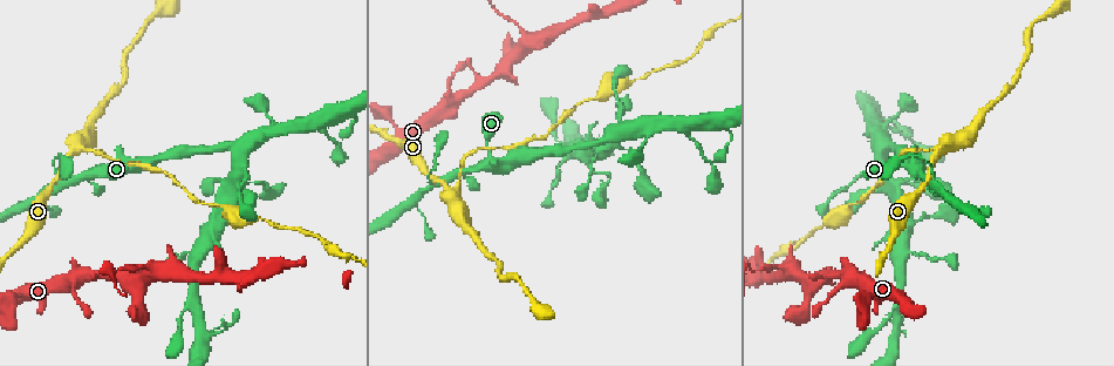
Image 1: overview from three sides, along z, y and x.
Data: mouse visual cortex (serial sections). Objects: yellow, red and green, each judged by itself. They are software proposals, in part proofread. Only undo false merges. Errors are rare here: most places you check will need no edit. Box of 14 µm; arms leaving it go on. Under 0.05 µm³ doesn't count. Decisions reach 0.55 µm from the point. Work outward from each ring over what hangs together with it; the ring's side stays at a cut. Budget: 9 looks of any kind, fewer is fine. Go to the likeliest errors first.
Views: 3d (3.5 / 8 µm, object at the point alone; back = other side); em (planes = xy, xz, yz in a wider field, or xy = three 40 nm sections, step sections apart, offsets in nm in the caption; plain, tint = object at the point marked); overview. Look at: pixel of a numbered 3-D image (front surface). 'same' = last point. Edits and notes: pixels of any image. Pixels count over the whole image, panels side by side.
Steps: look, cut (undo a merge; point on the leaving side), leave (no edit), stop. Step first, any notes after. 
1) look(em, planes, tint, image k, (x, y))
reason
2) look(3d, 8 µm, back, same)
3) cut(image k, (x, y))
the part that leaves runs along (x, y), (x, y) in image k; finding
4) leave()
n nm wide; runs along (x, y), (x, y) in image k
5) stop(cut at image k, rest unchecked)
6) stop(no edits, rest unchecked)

look(3d, 3.5 µm, image 1, (945, 149))
sharp bend

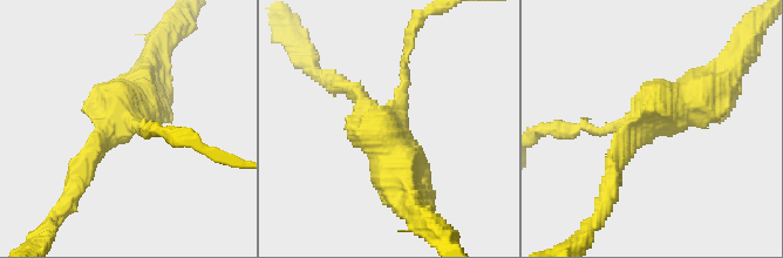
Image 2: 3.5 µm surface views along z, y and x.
look(em, xy, step 2, tint, image 2, (382, 120))
3 arms; arms of 100, 250, 500 nm; now the EM

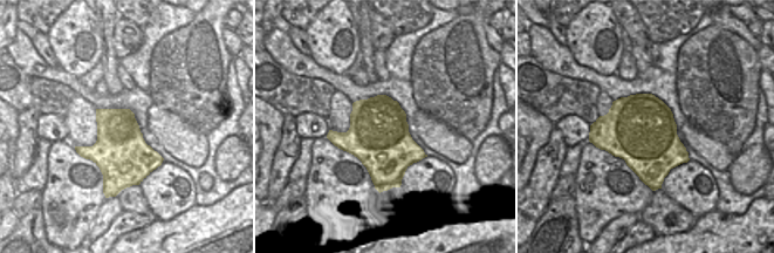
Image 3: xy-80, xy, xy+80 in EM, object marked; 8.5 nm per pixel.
leave()
runs along (608, 180), (656, 111), (705, 86) in image 2; continuous, no second cell

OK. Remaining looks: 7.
look(3d, 3.5 µm, image 1, (909, 167))
small branch off a trunk

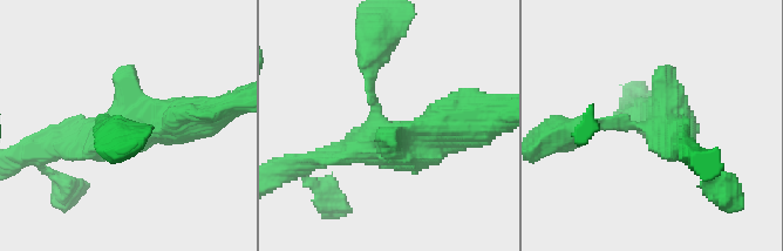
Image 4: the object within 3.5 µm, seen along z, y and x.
look(em, xy, step 5, tint, image 4, (657, 122))

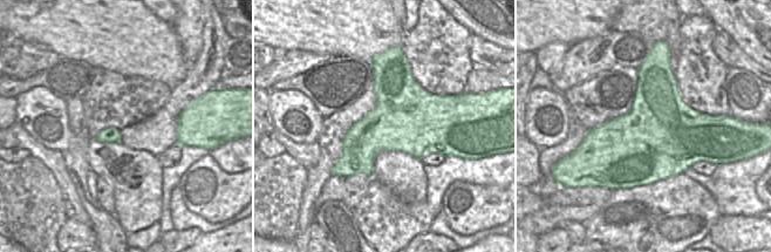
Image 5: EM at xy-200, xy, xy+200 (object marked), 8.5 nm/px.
leave()
runs along (367, 62), (370, 101), (392, 137), (457, 126) in image 4; all the same cell

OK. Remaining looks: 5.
look(3d, 3.5 µm, image 1, (236, 147))
looks like a crossing

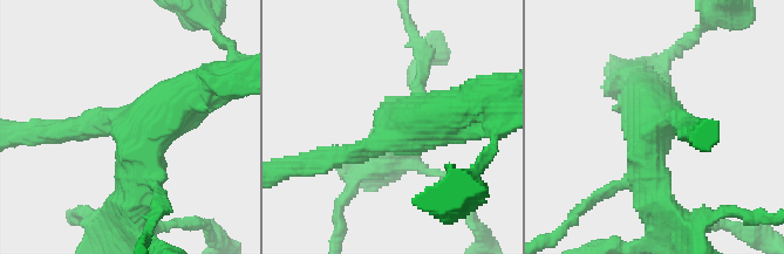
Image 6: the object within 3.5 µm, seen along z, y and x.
look(em, xy, step 5, tint, image 6, (667, 120))

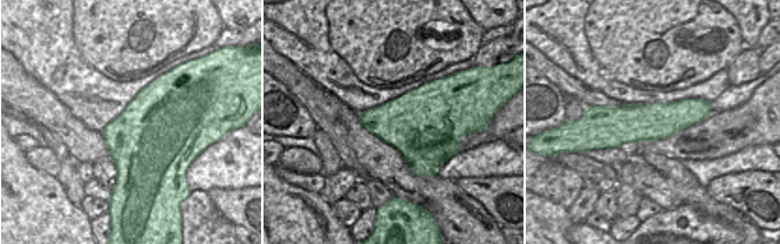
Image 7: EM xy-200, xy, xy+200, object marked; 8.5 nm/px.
look(em, xy, step 3, tint, same)
cut it another way

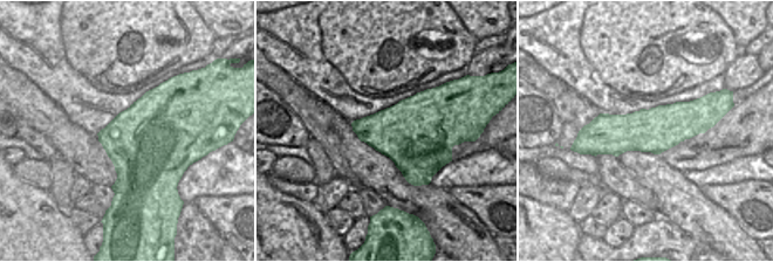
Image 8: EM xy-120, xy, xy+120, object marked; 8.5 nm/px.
leave()
600 nm wide; runs along (81, 126), (145, 130), (135, 205) in image 6; continuous, no second cell

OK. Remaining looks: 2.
stop(no edits, rest unchecked)

